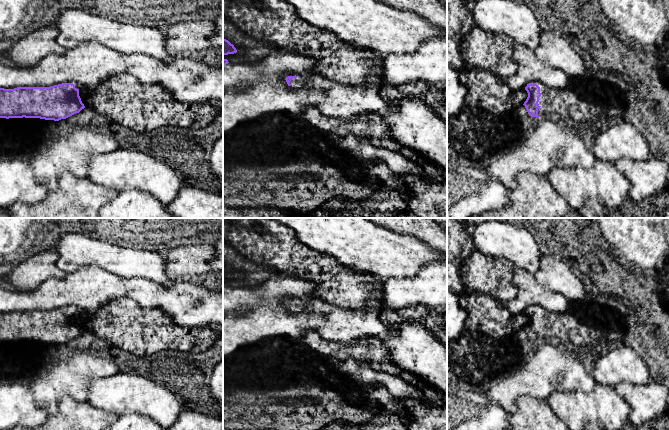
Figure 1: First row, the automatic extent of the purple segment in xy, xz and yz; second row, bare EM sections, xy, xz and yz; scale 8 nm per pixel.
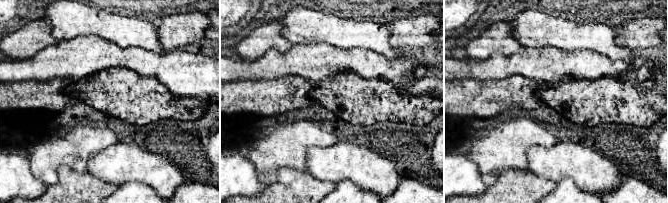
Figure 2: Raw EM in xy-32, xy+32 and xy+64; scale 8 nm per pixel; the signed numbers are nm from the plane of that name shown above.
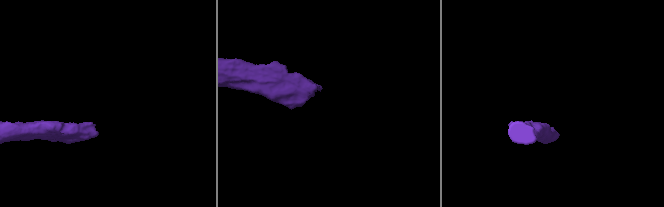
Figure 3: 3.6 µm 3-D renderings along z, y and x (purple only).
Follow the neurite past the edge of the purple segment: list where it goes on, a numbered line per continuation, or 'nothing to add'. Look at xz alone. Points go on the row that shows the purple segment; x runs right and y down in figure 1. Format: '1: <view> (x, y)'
1: xz (298, 82)

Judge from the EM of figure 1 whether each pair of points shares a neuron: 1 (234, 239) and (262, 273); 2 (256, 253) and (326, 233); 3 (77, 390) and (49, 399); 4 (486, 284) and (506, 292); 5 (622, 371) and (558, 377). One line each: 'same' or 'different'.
1: different
2: different
3: same
4: same
5: different

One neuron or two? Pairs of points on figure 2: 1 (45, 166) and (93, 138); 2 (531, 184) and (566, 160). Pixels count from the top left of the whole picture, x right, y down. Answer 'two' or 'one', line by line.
1: one
2: two

